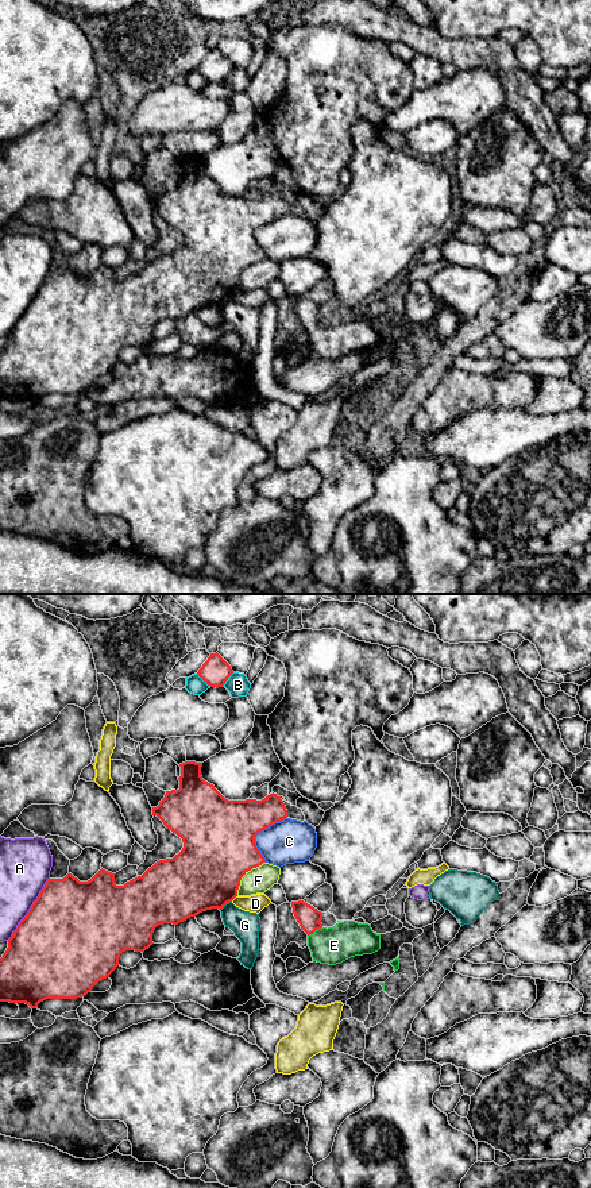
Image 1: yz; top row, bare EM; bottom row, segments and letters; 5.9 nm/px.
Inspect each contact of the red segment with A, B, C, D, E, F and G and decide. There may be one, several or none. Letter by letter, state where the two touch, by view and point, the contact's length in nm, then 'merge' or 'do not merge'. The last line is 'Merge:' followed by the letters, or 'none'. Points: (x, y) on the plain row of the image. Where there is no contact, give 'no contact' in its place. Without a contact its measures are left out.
A: contact yz (30, 304); length 460 nm; do not merge
B: contact yz (227, 74); length 120 nm; do not merge
C: contact yz (258, 227); length 300 nm; do not merge
D: contact yz (234, 293); length 50 nm; do not merge
E: contact yz (315, 326); length 110 nm; merge
F: contact yz (244, 269); length 260 nm; do not merge
G: contact yz (226, 299); length 90 nm; do not merge
Merge: E

